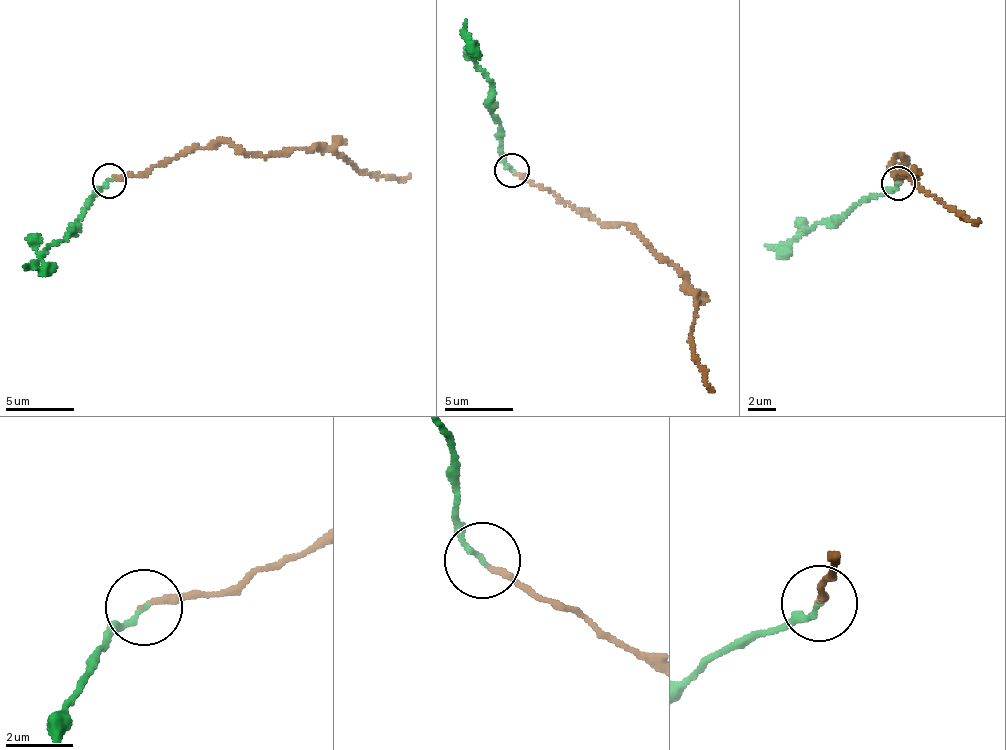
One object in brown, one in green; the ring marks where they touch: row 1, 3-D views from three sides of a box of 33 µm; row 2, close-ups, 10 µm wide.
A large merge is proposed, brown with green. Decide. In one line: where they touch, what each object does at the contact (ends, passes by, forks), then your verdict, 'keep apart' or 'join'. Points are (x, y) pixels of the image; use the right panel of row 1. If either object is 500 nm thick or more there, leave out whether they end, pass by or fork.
place (898, 183); brown ends; green ends; keep apart

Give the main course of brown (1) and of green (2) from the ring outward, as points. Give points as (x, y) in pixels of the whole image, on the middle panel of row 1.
1: (511, 171), (603, 223), (634, 225), (647, 244), (690, 286), (694, 298), (694, 355), (714, 391)
2: (511, 171), (489, 80), (465, 37), (465, 20)

